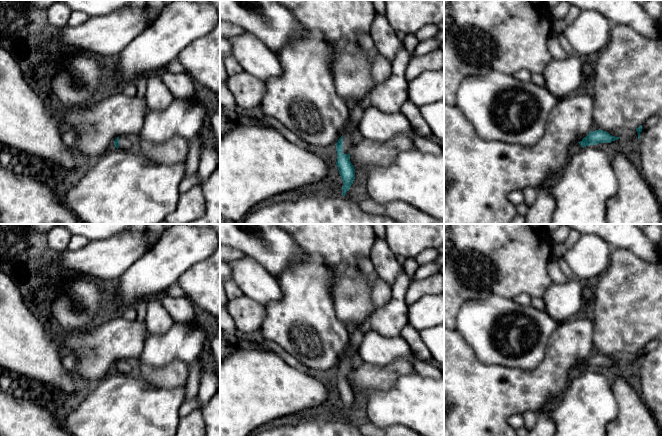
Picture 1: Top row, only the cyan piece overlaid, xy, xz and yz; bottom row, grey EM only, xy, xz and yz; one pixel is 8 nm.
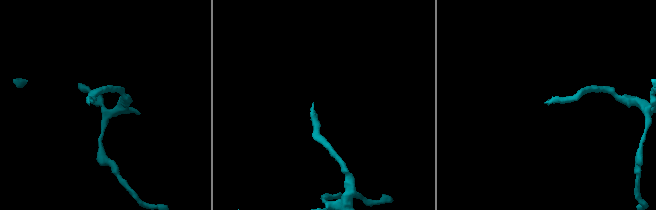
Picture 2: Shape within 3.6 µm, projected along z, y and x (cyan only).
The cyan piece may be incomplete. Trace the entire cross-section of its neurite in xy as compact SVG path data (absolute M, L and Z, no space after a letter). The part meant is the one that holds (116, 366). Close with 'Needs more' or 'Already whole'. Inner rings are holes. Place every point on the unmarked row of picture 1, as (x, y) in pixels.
M125 359L117 361L114 365L114 369L117 373L122 374L130 374L132 370L130 364Z. Needs more

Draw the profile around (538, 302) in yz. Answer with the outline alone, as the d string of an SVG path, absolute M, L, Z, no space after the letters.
M532 297L531 305L539 310L545 310L545 303L543 297Z

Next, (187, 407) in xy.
M197 395L188 401L184 401L179 409L179 416L180 418L189 415L192 411L196 410L200 406L199 399Z

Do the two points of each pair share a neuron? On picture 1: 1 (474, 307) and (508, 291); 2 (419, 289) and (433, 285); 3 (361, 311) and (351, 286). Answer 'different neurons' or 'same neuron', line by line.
1: different neurons
2: same neuron
3: same neuron

